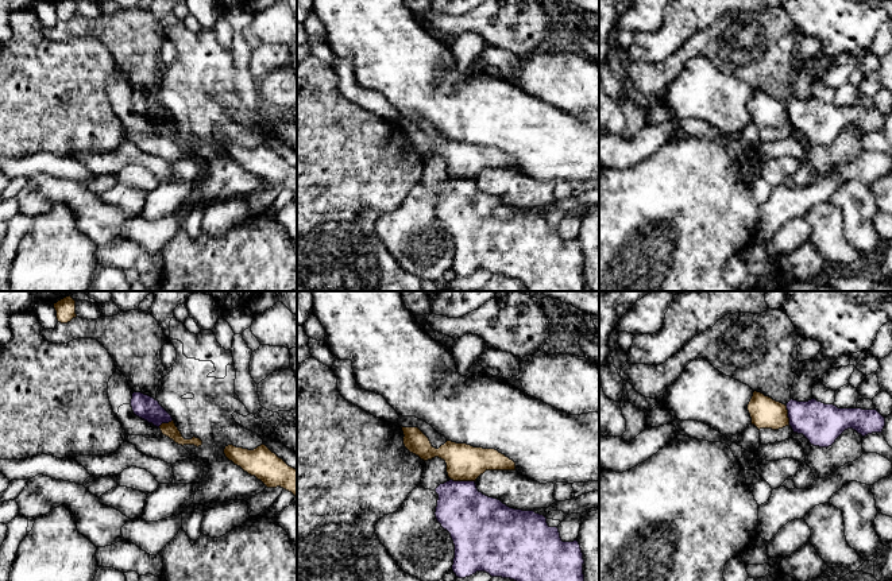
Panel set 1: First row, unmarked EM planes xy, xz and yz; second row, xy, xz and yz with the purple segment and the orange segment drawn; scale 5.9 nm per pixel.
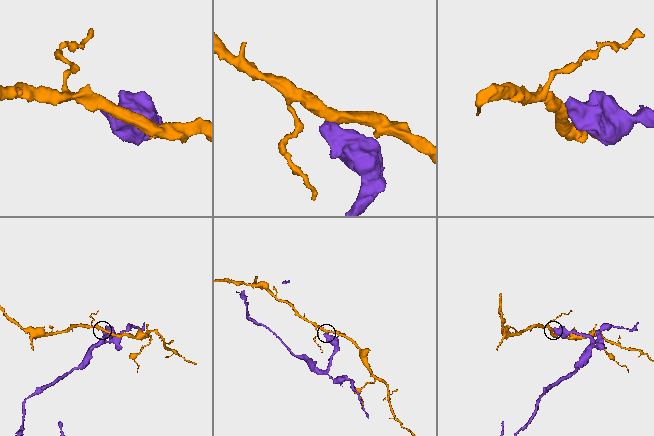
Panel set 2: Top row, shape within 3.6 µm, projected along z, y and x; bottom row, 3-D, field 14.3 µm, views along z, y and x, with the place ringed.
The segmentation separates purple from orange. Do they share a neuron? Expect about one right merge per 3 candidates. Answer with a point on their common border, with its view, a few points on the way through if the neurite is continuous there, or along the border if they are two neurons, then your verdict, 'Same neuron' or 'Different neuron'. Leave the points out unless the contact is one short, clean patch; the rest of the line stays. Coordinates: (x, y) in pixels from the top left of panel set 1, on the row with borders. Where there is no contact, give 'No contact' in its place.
Touches purple at xz (463, 481). Boundary: xz (451, 479), (474, 481). Different neuron

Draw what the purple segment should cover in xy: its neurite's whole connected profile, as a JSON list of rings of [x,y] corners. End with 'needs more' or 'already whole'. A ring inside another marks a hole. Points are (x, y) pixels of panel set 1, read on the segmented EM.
[[[134,392],[131,407],[136,417],[152,423],[159,429],[162,423],[173,421],[171,415],[154,398],[142,392]]]; already whole

